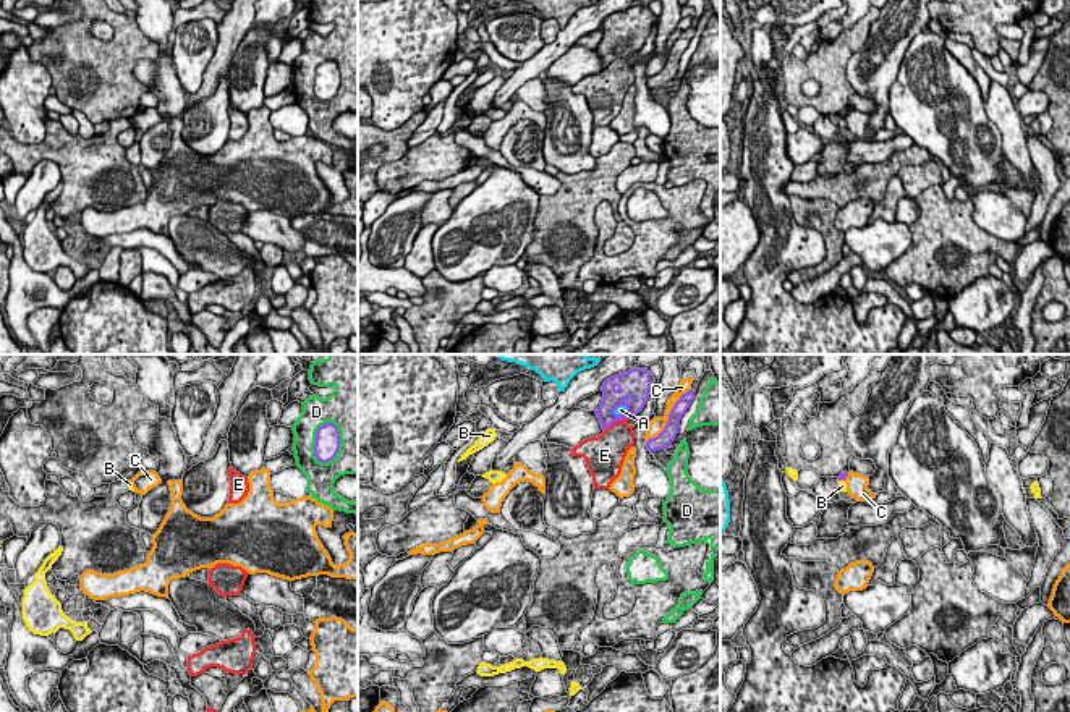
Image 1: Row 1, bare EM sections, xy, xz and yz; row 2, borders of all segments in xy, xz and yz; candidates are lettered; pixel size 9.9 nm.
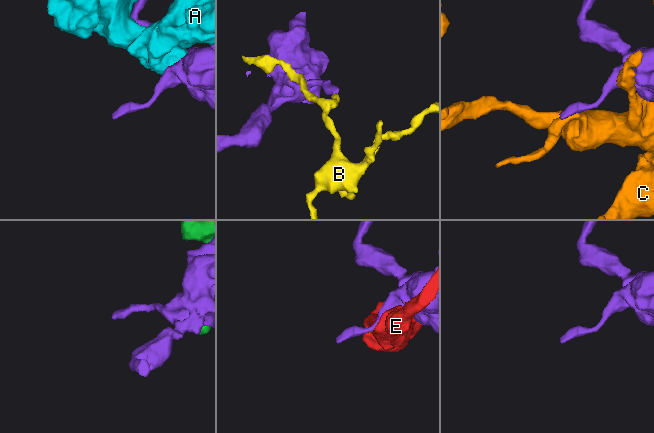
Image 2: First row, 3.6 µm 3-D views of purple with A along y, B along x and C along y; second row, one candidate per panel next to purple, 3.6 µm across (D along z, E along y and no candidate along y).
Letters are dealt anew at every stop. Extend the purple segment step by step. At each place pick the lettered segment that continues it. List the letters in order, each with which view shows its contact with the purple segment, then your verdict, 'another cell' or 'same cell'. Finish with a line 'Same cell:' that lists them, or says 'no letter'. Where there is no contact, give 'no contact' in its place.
A: xz | another cell
B: yz | another cell
C: xz | another cell
D: xy | another cell
E: xz | another cell
Same cell: no letter

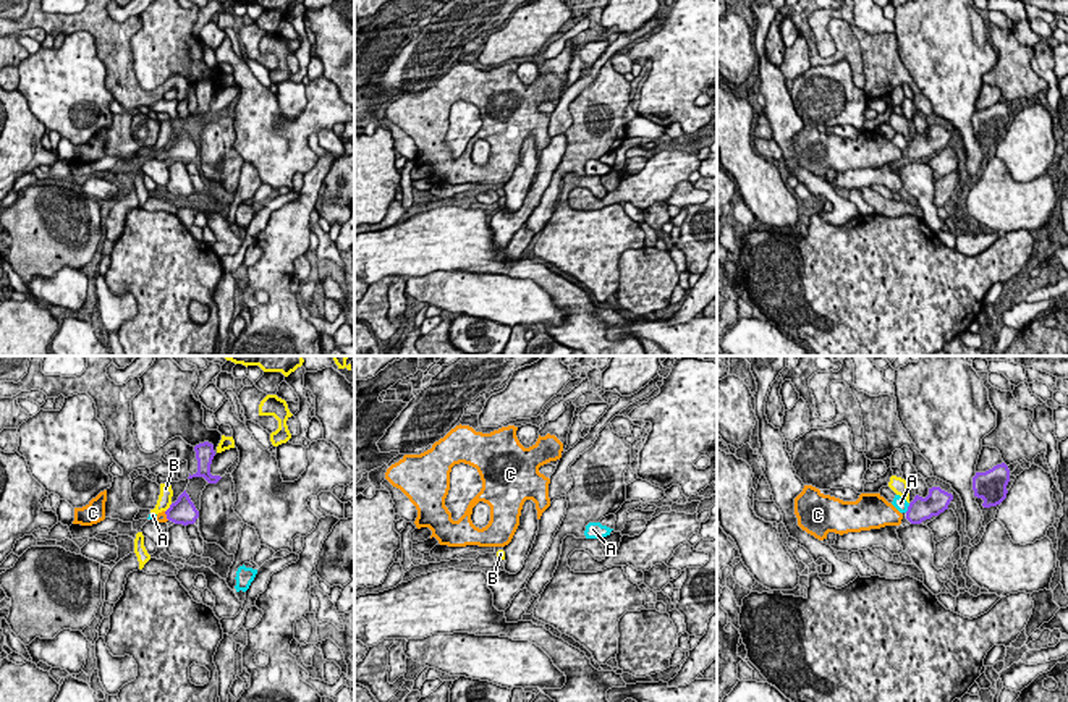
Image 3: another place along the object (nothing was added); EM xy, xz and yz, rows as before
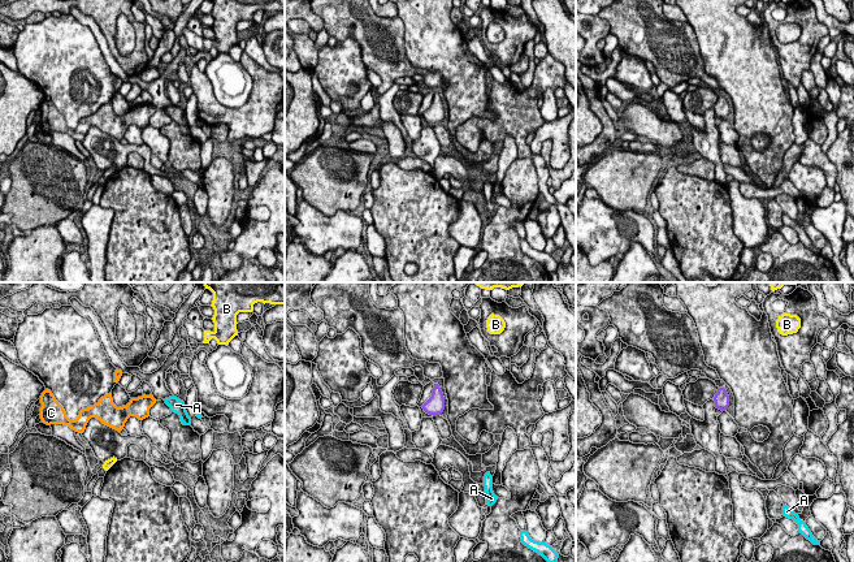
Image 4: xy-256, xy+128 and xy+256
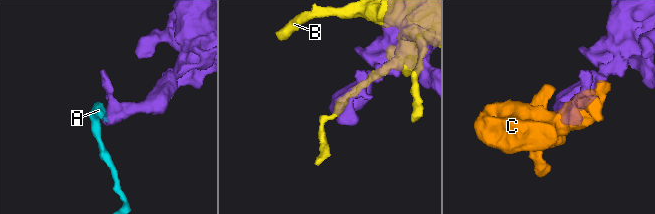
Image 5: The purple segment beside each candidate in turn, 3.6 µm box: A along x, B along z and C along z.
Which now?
A: yz | another cell
B: xy | another cell
C: xy | same cell
Same cell: C

